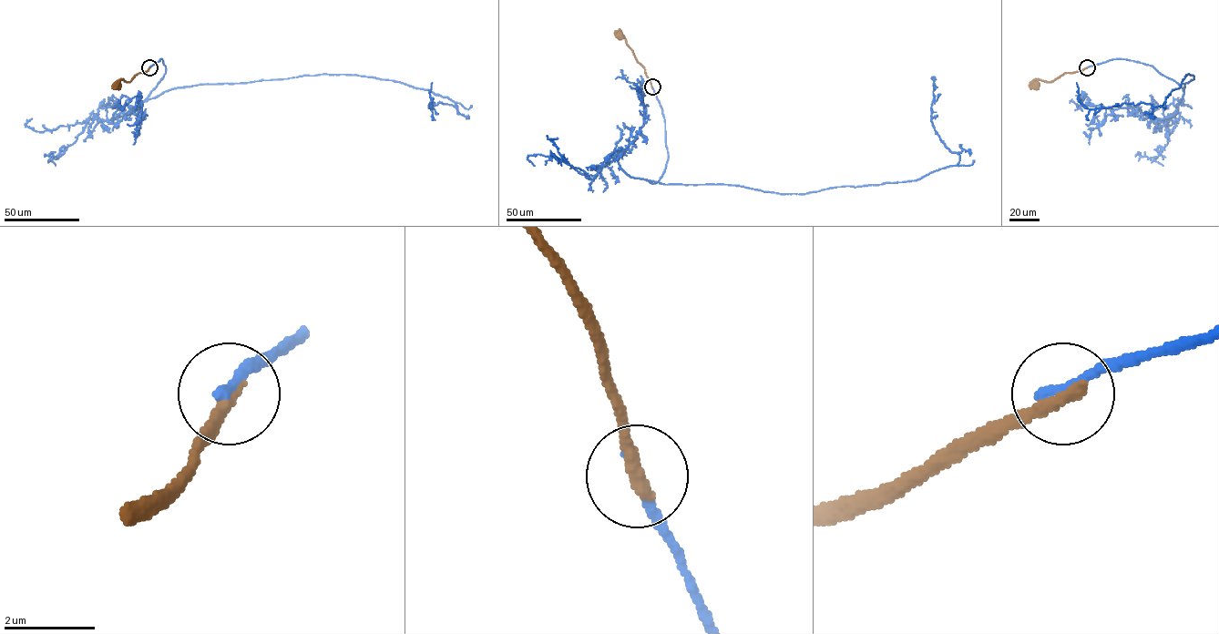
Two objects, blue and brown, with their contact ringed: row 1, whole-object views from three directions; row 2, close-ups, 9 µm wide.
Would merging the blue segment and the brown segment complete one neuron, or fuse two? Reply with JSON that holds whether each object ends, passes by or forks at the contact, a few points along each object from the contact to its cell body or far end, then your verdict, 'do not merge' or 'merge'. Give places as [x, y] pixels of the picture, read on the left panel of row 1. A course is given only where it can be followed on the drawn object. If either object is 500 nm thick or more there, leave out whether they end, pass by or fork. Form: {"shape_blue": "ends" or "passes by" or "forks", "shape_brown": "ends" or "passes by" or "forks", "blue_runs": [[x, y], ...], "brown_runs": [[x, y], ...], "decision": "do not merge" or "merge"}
{"shape_blue": "ends", "shape_brown": "ends", "blue_runs": [[149, 67], [161, 58], [166, 72], [146, 100], [343, 74], [457, 107], [428, 107], [432, 82]], "brown_runs": [[149, 67], [138, 73], [129, 82], [119, 80], [117, 85]], "decision": "do not merge"}

